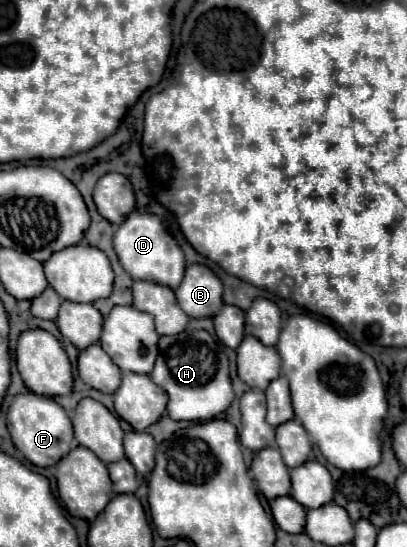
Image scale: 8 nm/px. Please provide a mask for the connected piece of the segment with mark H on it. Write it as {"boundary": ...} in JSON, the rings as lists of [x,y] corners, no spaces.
{"boundary":[[[186,328],[174,336],[160,338],[160,356],[150,378],[168,394],[168,416],[172,420],[212,420],[234,400],[230,362],[220,344],[206,330]]]}

